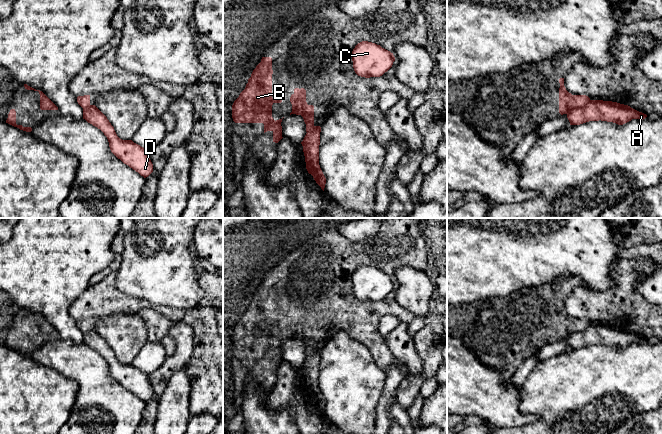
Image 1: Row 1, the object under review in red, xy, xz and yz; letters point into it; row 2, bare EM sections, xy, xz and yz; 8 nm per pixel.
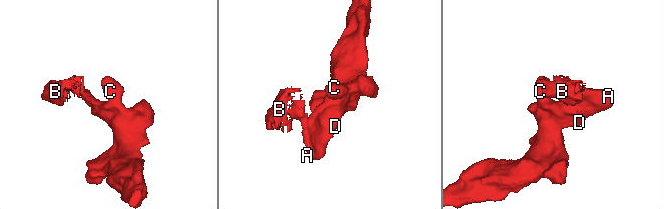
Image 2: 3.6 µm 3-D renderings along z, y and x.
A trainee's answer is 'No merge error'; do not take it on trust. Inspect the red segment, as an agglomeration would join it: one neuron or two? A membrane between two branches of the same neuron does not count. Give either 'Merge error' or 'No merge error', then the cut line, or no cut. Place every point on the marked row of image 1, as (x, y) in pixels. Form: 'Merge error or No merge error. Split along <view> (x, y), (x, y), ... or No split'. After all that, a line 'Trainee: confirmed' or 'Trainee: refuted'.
Merge error. Split along yz (590, 100), (584, 105), (574, 107), (565, 113)
Trainee: refuted

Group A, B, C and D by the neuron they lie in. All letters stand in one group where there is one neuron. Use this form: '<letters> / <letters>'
A C D / B

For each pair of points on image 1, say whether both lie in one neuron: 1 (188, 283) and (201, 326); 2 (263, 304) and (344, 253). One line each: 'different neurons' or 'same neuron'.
1: different neurons
2: same neuron

